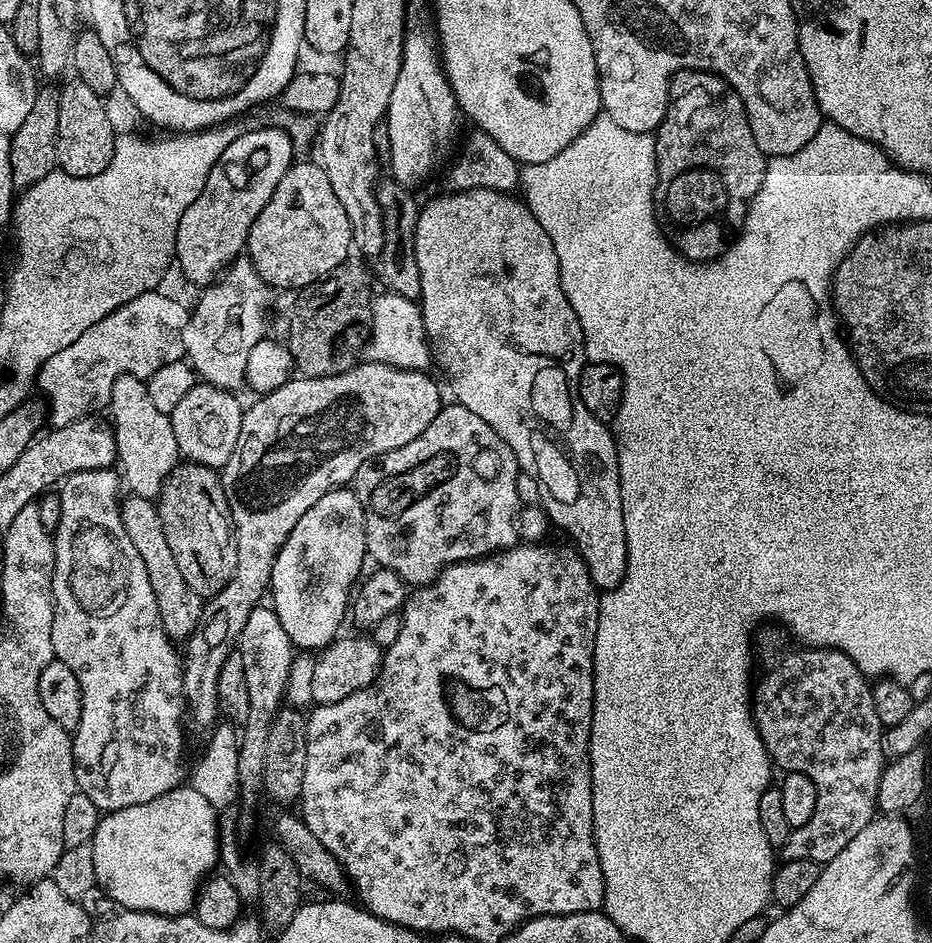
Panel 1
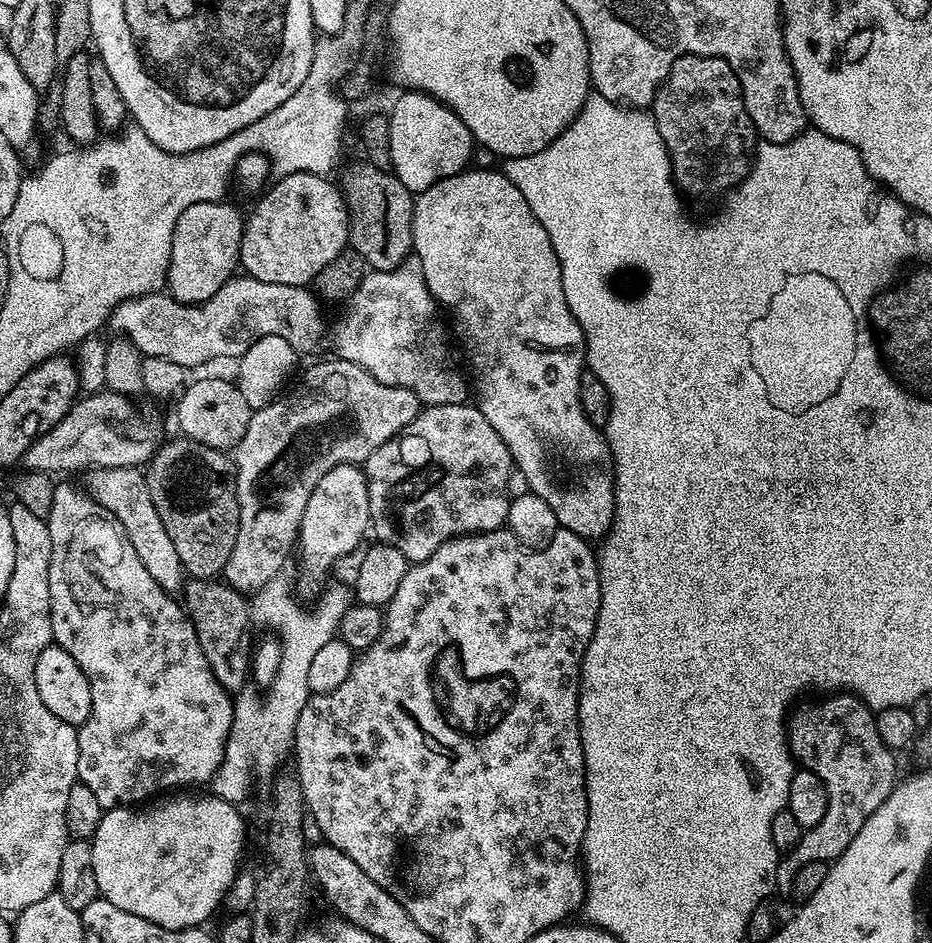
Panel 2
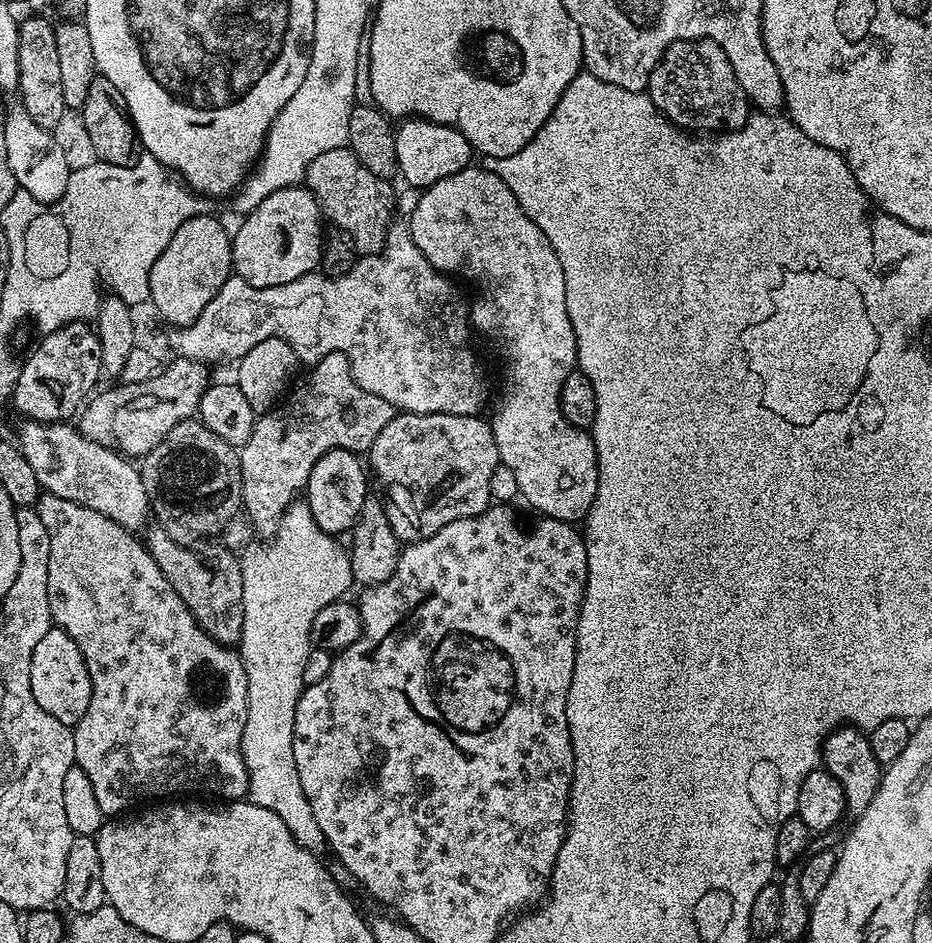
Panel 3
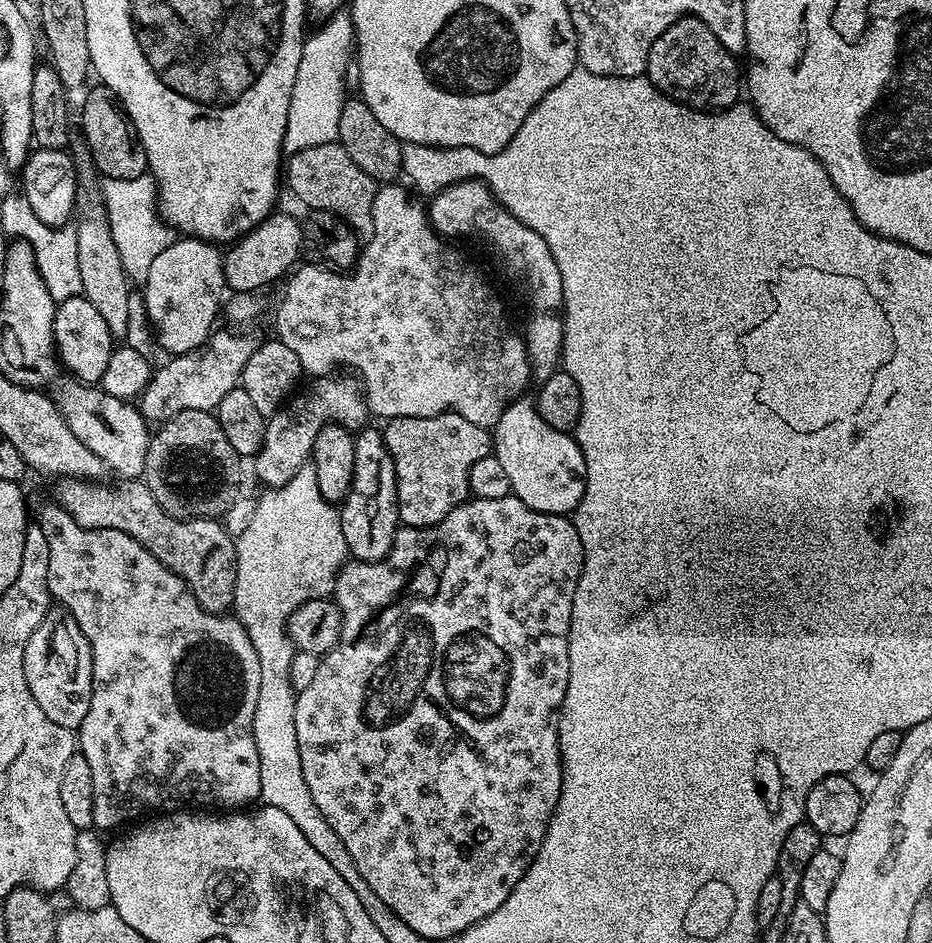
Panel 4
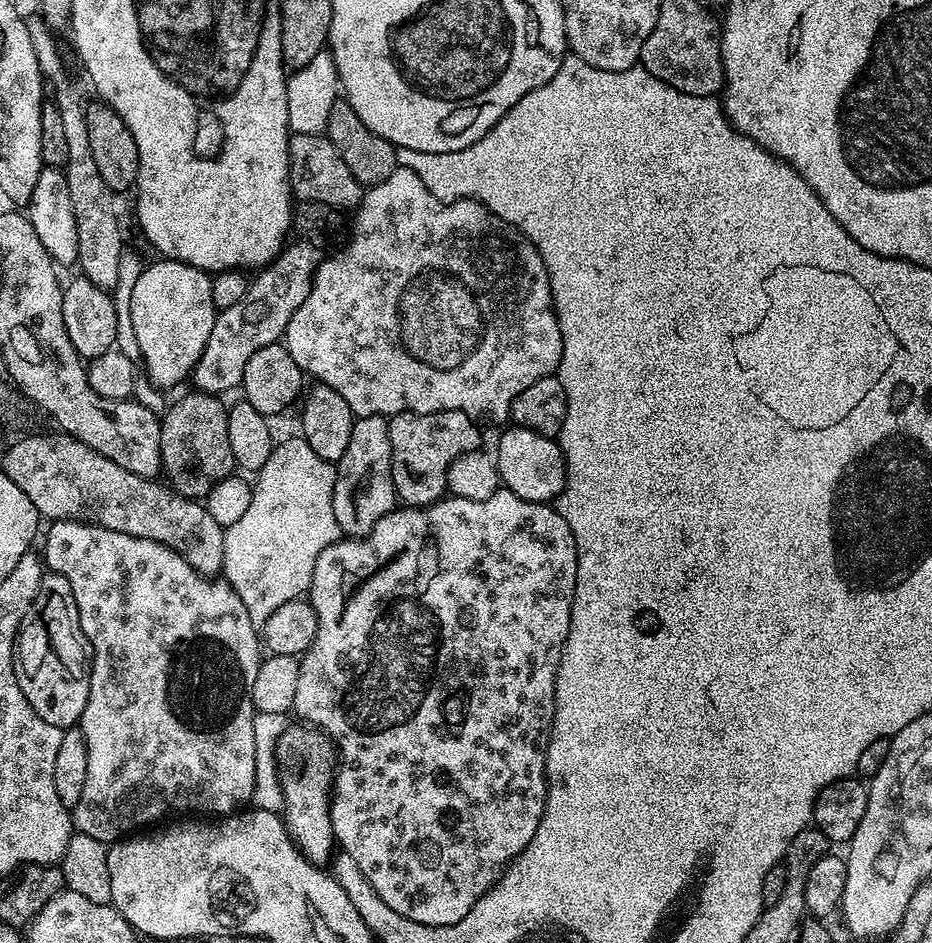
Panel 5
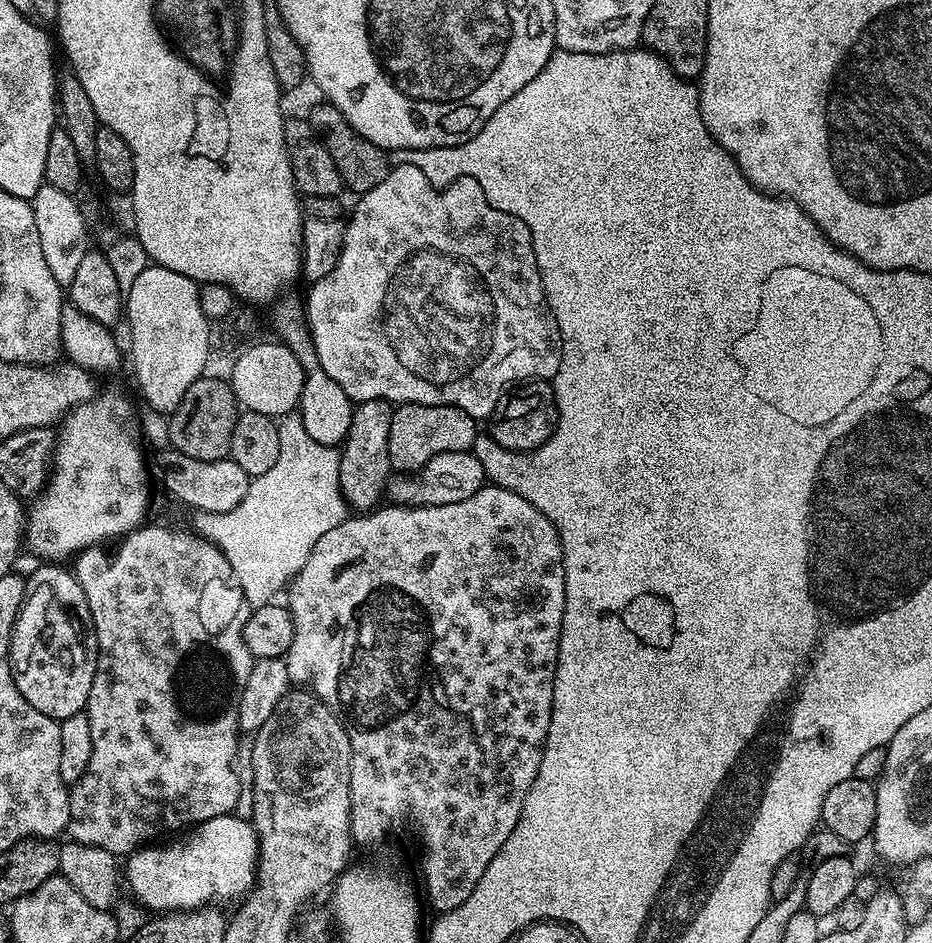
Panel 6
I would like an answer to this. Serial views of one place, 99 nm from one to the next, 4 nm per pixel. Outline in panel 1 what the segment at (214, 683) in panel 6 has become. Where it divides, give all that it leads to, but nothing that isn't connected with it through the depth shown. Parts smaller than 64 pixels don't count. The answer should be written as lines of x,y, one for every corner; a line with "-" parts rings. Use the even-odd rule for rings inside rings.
112,468
82,470
70,474
58,488
58,495
62,502
62,518
54,529
56,565
52,575
52,654
55,659
70,666
70,670
74,670
74,678
78,678
78,686
82,690
82,718
71,733
76,786
79,792
86,794
86,798
90,798
90,802
94,802
94,806
98,806
104,814
117,812
126,806
138,806
142,802
150,802
170,790
181,787
186,780
186,768
184,772
186,699
182,656
181,653
176,653
177,645
166,634
162,618
158,614
158,602
154,598
154,590
150,590
150,578
146,578
146,566
142,566
142,558
138,550
134,550
134,542
130,542
130,534
126,534
124,529
120,513
122,499
120,488
122,490
121,477

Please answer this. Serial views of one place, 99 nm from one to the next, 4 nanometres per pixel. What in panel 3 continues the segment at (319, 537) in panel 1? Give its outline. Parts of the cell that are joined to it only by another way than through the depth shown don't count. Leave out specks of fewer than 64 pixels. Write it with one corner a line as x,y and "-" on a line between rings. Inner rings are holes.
326,450
326,454
322,454
318,462
314,462
314,470
310,470
306,489
306,503
310,506
310,514
314,514
314,522
318,522
323,532
347,533
355,526
362,506
370,494
368,480
370,481
370,476
366,471
365,461
350,450

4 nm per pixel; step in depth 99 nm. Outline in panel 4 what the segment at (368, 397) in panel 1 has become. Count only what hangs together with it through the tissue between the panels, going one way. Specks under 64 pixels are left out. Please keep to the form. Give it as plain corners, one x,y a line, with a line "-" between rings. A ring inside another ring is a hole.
340,374
315,377
305,392
297,391
273,416
267,417
262,446
254,457
257,478
268,484
264,486
280,488
290,482
297,470
309,463
314,438
318,438
318,430
327,424
341,424
346,429
359,430
369,423
368,401
364,399
361,385
351,375
336,375

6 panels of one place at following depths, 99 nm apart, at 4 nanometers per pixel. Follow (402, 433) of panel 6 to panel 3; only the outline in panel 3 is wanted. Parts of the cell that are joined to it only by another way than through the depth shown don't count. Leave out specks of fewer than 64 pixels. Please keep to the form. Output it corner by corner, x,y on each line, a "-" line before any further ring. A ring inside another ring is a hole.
400,412
390,422
386,422
382,434
374,438
371,448
368,449
366,460
370,465
371,475
375,479
377,476
384,487
383,495
386,497
390,526
405,545
428,540
438,534
442,526
458,522
458,518
470,518
485,512
494,500
491,494
491,478
495,468
501,465
498,442
494,442
492,426
487,419
480,416
413,412

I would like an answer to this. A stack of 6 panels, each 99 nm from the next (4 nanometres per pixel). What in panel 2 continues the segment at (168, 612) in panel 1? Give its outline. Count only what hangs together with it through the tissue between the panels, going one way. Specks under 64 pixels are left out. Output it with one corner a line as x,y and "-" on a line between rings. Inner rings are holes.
94,468
84,478
83,487
88,495
122,522
122,530
126,530
126,538
130,538
130,546
134,546
138,558
142,558
142,566
146,566
150,578
154,578
162,590
179,593
186,583
182,558
178,558
178,550
174,550
166,526
162,526
162,518
158,518
154,498
150,498
147,475
140,468

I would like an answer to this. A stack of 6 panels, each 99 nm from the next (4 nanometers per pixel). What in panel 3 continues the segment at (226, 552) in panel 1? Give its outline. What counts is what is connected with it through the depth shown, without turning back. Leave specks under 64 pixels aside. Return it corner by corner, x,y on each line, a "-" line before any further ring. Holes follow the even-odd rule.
199,418
183,420
142,457
139,465
142,486
146,486
146,494
151,515
155,523
174,538
174,542
196,546
199,540
208,540
216,536
236,515
241,515
244,502
242,490
242,466
240,453
230,442
222,442
214,430
210,430

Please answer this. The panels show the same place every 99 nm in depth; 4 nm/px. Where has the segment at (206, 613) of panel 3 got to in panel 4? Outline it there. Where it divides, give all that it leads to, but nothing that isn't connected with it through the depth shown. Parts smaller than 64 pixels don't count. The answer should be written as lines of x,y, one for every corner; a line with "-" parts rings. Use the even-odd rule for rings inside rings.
64,478
59,481
60,484
56,488
55,503
66,510
66,514
70,514
70,518
74,518
74,522
78,522
78,526
86,526
87,528
105,528
106,530
118,530
122,534
130,534
130,538
134,538
134,542
138,542
146,550
150,550
150,554
154,554
154,558
158,558
158,562
162,562
174,574
181,576
187,582
188,588
194,594
194,598
208,612
224,614
234,605
234,590
236,589
236,541
233,533
228,533
226,529
220,525
221,521
216,518
181,518
166,514
166,510
162,510
162,506
158,506
158,502
154,498
154,494
150,494
150,490
144,485
143,479
135,480
121,479
120,484
100,484
104,482
93,482
88,478

